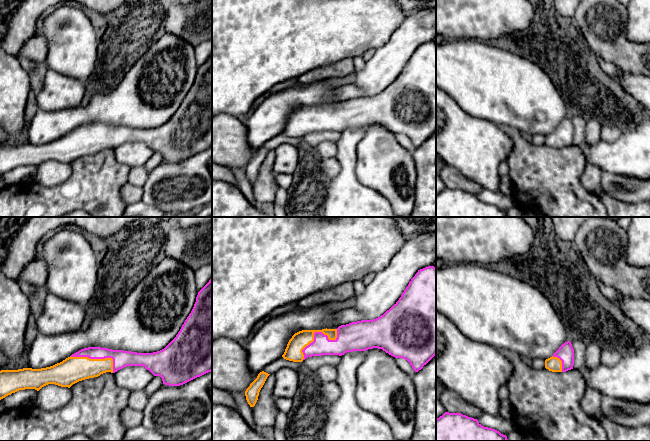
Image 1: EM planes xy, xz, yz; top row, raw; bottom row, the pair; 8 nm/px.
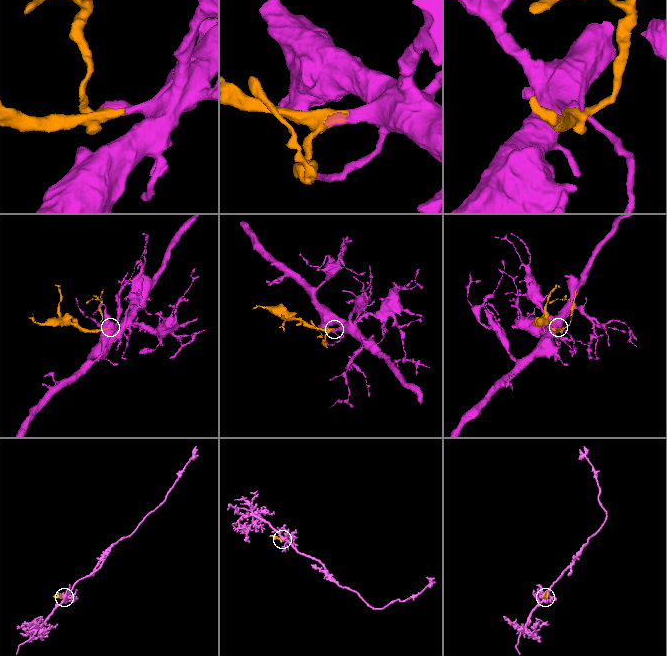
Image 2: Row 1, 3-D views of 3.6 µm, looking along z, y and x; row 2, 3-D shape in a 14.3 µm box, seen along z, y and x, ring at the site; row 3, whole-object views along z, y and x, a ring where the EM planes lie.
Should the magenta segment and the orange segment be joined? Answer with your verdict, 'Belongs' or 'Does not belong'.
Belongs

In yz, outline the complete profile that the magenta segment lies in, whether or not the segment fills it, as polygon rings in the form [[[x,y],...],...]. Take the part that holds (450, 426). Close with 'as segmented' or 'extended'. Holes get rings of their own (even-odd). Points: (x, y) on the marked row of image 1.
[[[445,412],[436,419],[436,441],[508,441],[499,431],[482,426],[477,419]]]; as segmented

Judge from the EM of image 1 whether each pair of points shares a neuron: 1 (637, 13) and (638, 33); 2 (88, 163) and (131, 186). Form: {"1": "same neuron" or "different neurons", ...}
{"1": "same neuron", "2": "different neurons"}

